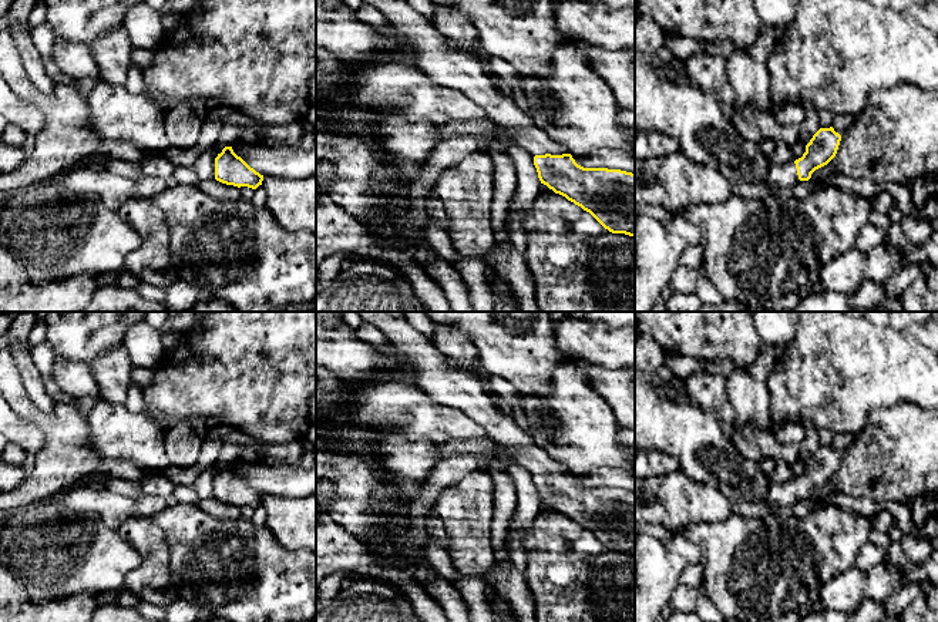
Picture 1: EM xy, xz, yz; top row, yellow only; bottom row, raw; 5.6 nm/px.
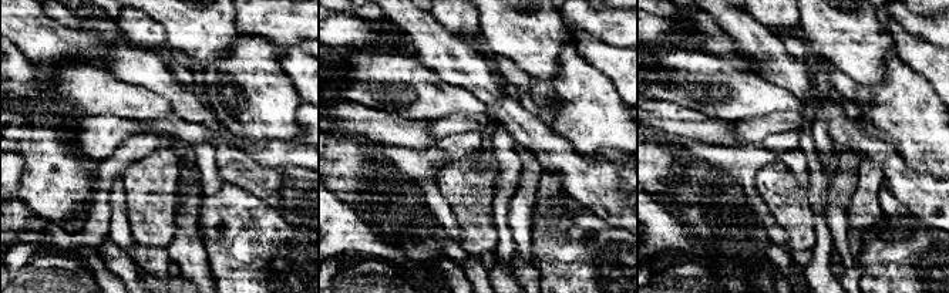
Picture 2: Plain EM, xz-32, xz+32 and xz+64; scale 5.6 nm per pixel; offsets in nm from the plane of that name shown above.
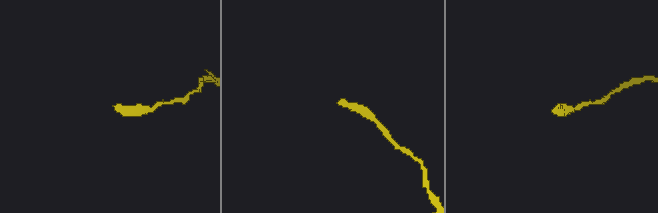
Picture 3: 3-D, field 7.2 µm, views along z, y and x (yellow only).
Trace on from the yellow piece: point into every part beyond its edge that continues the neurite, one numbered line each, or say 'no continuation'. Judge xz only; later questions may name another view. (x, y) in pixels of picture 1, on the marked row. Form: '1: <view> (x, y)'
1: xz (449, 66)

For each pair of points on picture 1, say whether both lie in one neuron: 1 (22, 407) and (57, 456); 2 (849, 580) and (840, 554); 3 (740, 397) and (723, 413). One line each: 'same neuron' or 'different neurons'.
1: same neuron
2: different neurons
3: different neurons

